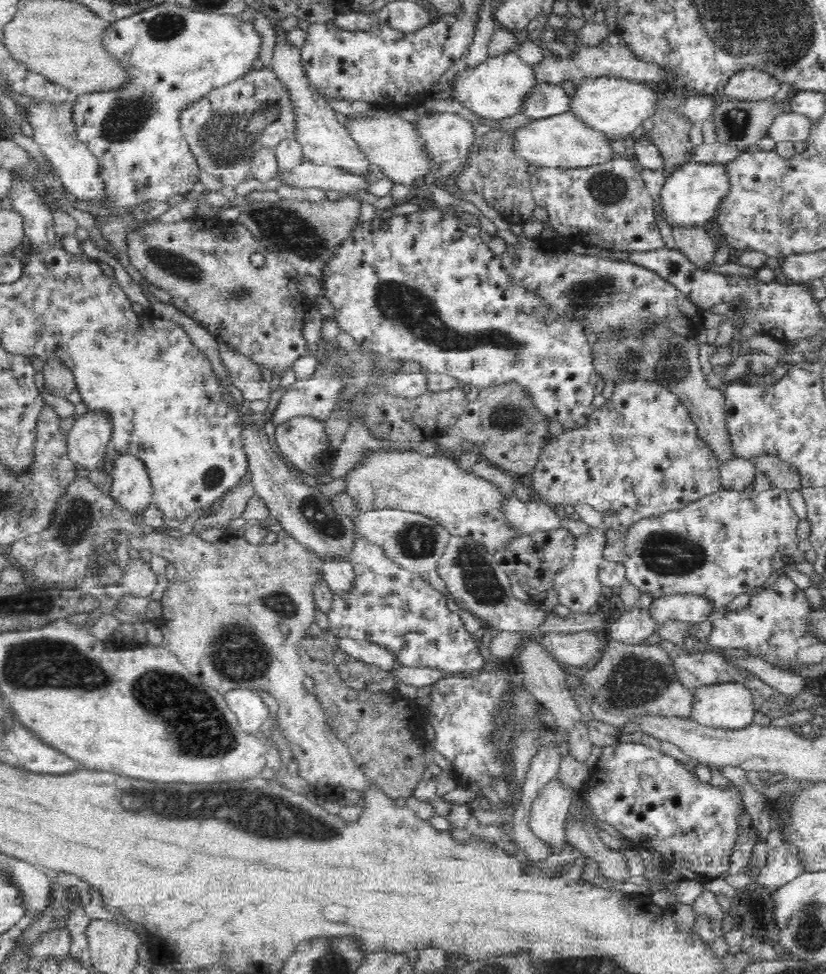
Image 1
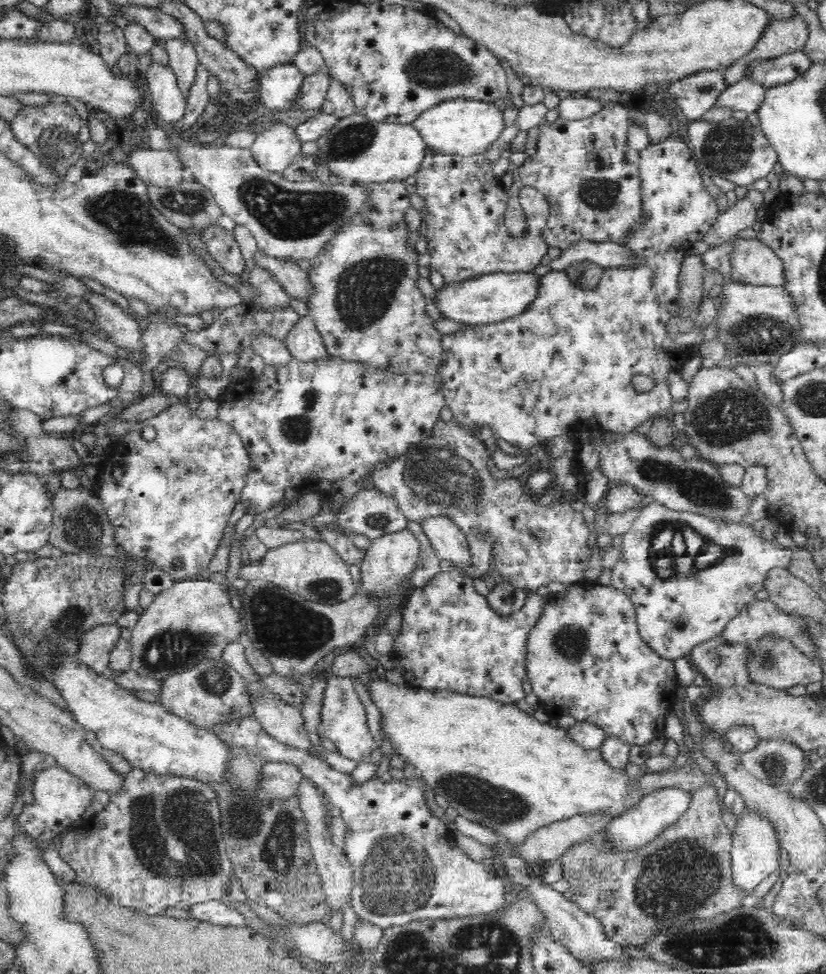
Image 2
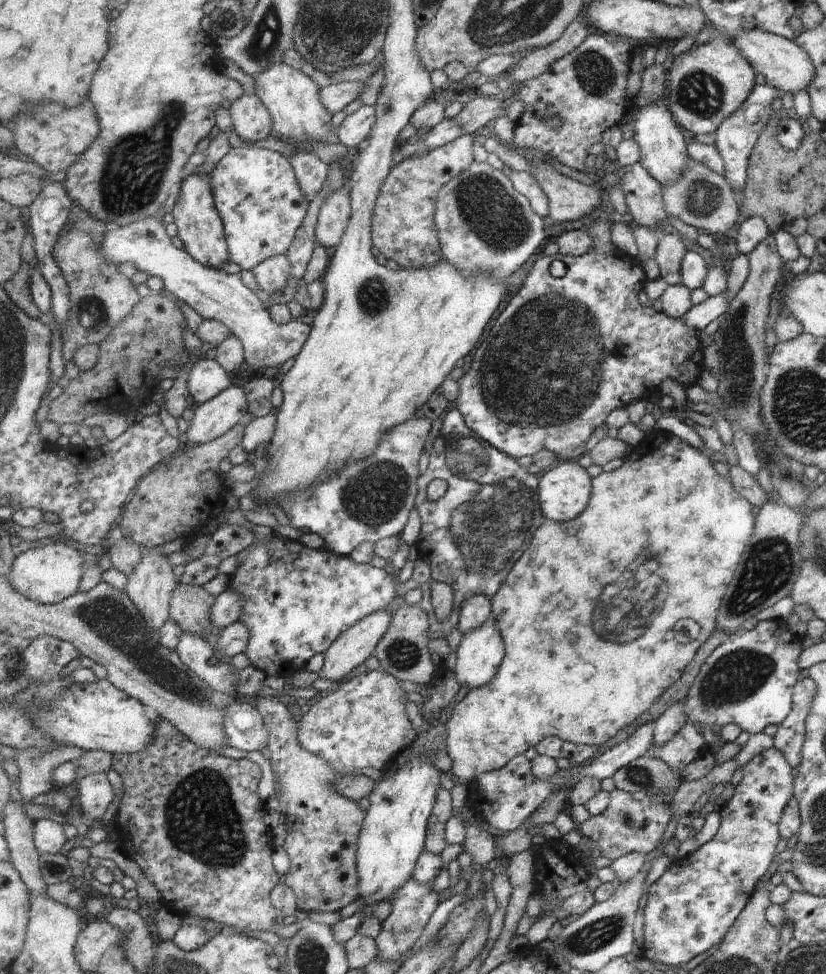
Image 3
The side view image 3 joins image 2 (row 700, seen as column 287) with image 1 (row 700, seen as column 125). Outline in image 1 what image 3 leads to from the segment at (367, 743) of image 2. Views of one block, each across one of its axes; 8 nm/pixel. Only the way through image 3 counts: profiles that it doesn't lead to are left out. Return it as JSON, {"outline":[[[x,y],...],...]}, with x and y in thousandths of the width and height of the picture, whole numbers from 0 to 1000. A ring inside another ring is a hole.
{"outline":[[[288,705],[275,710],[271,717],[295,753],[310,753],[326,739],[324,725],[308,709]]]}

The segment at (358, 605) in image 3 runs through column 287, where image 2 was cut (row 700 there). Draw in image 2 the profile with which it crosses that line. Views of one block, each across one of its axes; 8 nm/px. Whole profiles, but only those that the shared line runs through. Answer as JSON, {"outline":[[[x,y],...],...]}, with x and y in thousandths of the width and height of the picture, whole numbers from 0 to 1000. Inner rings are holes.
{"outline":[[[703,597],[695,599],[695,602],[685,604],[682,608],[667,610],[657,623],[656,631],[638,651],[637,661],[637,692],[644,701],[646,713],[651,715],[653,721],[665,737],[669,740],[678,736],[695,736],[701,741],[714,741],[731,748],[734,756],[752,756],[764,766],[781,766],[793,758],[804,755],[806,735],[816,731],[816,723],[821,719],[818,708],[822,701],[816,689],[816,681],[811,678],[800,676],[783,663],[783,660],[776,655],[771,639],[770,624],[758,608],[751,607],[741,602],[730,602],[718,598]]]}

